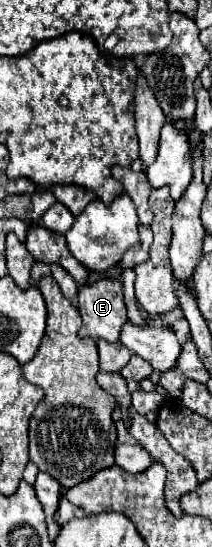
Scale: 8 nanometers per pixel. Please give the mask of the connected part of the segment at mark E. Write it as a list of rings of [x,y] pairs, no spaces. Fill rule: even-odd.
[[[98,280],[94,284],[80,286],[78,310],[82,314],[82,338],[90,336],[94,340],[104,338],[108,342],[116,342],[122,324],[128,320],[122,296],[122,282]]]

